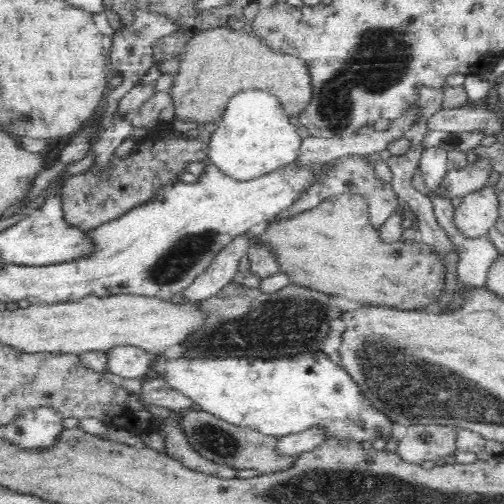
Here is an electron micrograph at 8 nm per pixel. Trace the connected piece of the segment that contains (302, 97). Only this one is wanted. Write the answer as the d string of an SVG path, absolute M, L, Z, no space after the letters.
M220 26L195 34L183 54L182 64L169 89L175 120L187 127L222 120L226 104L242 90L266 90L274 94L289 117L299 116L313 95L311 74L298 57L277 53L254 33Z

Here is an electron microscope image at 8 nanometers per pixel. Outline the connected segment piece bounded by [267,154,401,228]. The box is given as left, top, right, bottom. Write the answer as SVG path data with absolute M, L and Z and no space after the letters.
M348 154L348 156L342 156L342 158L326 162L319 168L320 174L314 178L314 182L310 182L310 186L306 186L306 190L302 190L302 194L298 194L298 198L294 198L294 202L286 210L276 214L274 218L267 221L267 224L270 224L272 221L275 223L276 221L292 218L305 210L313 209L320 202L326 200L326 198L330 198L330 196L338 196L338 194L344 194L344 192L358 192L366 199L369 206L369 217L372 226L379 228L386 222L388 216L394 212L394 208L398 208L401 204L391 183L382 182L376 176L375 167L368 155Z

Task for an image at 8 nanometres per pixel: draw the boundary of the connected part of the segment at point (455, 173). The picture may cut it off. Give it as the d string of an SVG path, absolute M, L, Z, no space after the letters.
M480 158L474 163L468 162L459 170L448 169L440 186L436 190L429 190L426 198L433 202L440 197L448 197L450 200L465 197L486 185L492 170L492 163L486 158Z

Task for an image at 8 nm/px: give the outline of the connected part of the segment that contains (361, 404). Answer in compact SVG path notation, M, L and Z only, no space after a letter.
M320 352L300 354L298 358L292 358L288 362L274 362L264 358L179 358L168 359L163 353L152 356L150 370L158 372L162 379L166 379L170 388L184 394L190 401L214 416L235 424L259 430L268 436L284 436L302 432L319 426L325 428L327 438L339 438L342 440L376 441L379 437L385 438L385 442L392 437L391 429L394 422L386 414L369 403L364 396L360 396L361 390L354 379L344 370L338 368L328 358L328 354Z

